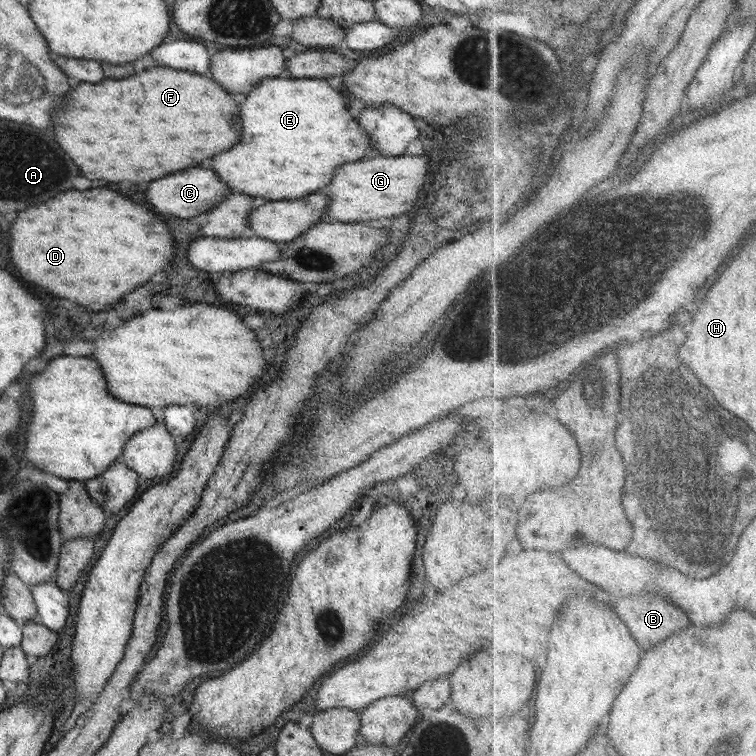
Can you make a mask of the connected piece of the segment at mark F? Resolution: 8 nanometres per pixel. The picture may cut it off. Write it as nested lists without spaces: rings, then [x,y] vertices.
[[[152,68],[142,74],[134,74],[124,80],[104,80],[100,84],[86,84],[72,88],[66,94],[66,102],[56,108],[52,126],[54,140],[60,148],[70,154],[74,164],[82,170],[88,180],[108,180],[108,182],[150,182],[164,178],[174,170],[186,170],[198,166],[202,160],[228,150],[240,140],[234,124],[238,104],[212,80],[170,68]]]

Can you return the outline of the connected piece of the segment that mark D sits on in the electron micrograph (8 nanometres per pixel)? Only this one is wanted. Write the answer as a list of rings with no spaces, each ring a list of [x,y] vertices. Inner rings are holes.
[[[92,188],[84,192],[62,192],[44,204],[22,210],[10,224],[8,254],[18,276],[26,284],[98,312],[108,304],[120,302],[128,292],[148,282],[152,274],[166,270],[172,260],[172,242],[174,240],[168,232],[168,226],[154,212],[124,198],[118,192],[110,192],[108,188]]]

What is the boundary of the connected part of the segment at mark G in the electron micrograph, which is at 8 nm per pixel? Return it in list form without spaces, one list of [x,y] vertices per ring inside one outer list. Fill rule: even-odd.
[[[384,156],[354,164],[338,166],[330,183],[322,191],[330,198],[326,210],[326,217],[330,221],[346,222],[372,222],[380,219],[389,219],[400,214],[411,212],[422,183],[426,181],[426,158],[422,156]]]

